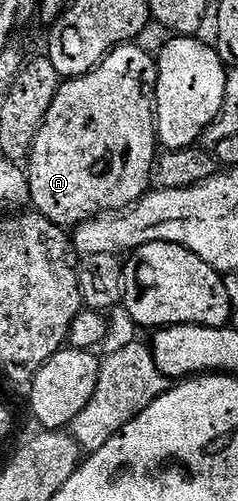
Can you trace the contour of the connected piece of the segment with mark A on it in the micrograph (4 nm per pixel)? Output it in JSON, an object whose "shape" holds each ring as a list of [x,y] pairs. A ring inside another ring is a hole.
{"shape":[[[126,43],[110,51],[100,61],[98,67],[94,67],[86,75],[78,79],[67,79],[54,93],[54,100],[48,109],[48,113],[42,118],[40,129],[36,133],[34,143],[30,146],[28,156],[28,178],[30,181],[30,203],[33,210],[46,219],[51,219],[54,224],[63,229],[73,229],[87,219],[95,218],[103,213],[114,213],[119,209],[125,209],[138,202],[152,187],[152,170],[156,162],[156,108],[154,106],[154,84],[158,81],[158,64],[153,54],[149,55],[144,48],[134,43]]]}

